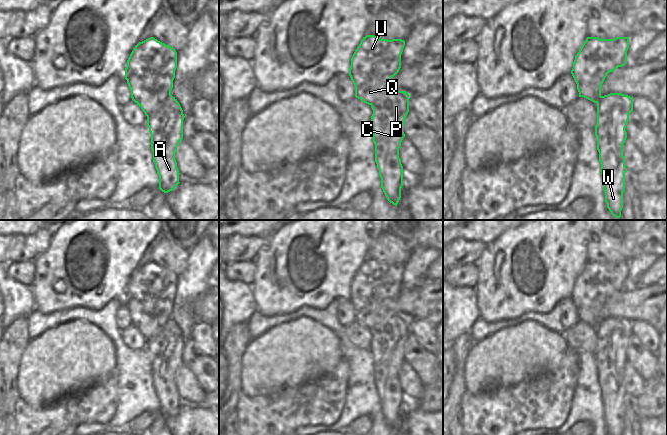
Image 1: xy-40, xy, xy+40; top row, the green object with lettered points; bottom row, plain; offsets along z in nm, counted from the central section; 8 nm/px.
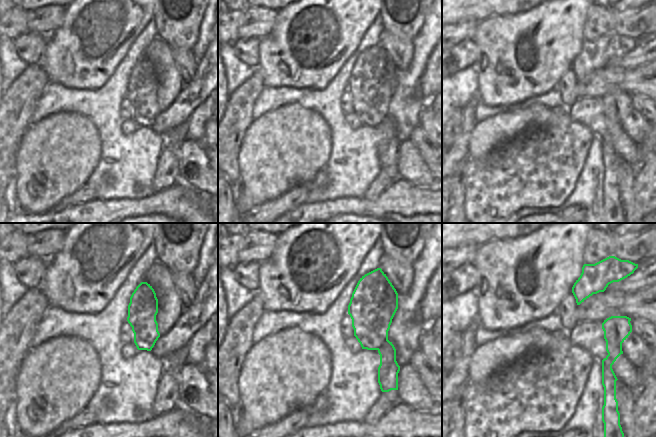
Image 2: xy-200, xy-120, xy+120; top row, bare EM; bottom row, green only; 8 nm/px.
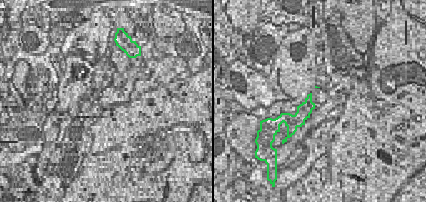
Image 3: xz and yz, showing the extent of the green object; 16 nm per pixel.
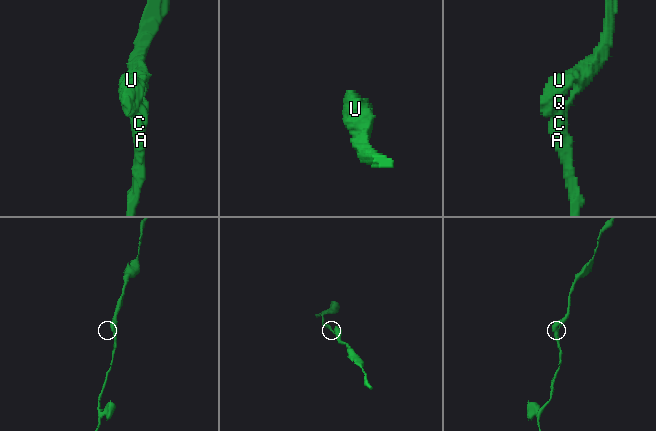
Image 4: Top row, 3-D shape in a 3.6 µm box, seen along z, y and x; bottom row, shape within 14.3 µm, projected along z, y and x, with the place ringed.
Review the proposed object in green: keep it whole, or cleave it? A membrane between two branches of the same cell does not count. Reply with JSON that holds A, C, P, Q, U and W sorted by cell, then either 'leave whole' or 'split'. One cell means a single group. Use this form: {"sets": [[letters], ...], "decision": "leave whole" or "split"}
{"sets": [["A", "C", "P", "Q", "U", "W"]], "decision": "leave whole"}

